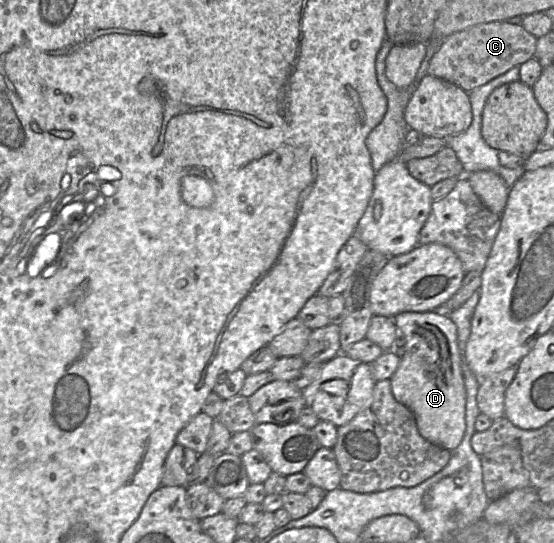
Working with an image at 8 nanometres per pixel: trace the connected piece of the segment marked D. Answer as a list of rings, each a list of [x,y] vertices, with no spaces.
[[[436,311],[403,312],[393,319],[406,340],[405,354],[390,378],[393,396],[413,413],[423,438],[452,451],[462,442],[466,429],[466,389],[457,327],[447,314]]]

